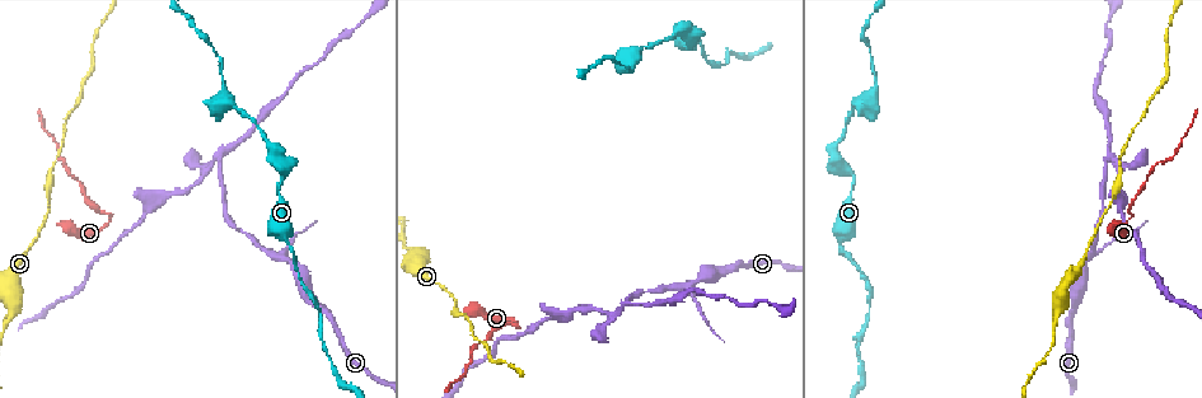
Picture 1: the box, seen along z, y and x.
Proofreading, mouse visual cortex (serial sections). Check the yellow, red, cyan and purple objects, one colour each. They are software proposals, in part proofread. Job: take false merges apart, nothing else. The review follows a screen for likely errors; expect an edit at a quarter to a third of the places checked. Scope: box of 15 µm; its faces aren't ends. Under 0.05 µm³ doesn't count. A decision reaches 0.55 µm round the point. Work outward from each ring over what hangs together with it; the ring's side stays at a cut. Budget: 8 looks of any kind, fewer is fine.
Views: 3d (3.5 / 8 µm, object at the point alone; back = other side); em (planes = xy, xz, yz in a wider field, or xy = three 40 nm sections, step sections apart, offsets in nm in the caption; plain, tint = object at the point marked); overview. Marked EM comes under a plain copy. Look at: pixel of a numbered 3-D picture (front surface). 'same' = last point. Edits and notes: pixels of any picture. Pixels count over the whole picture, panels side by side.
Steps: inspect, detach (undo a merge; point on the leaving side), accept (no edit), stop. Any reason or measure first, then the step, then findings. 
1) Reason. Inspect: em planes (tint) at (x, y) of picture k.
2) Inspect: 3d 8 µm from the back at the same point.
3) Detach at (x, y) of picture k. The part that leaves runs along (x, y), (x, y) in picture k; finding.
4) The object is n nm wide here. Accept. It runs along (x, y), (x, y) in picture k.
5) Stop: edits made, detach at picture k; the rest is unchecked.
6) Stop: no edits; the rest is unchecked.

Abrupt turn. Inspect: 3d 3.5 µm at (626, 302) of picture 1.

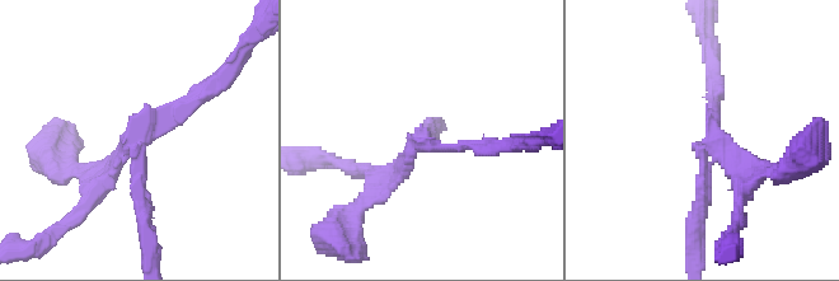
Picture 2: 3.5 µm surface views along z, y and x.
4 arms meet here; the arms are 150, 150, 200, 200 nm wide. Inspect: em xy step 2 (tint) at (422, 139) of picture 2.

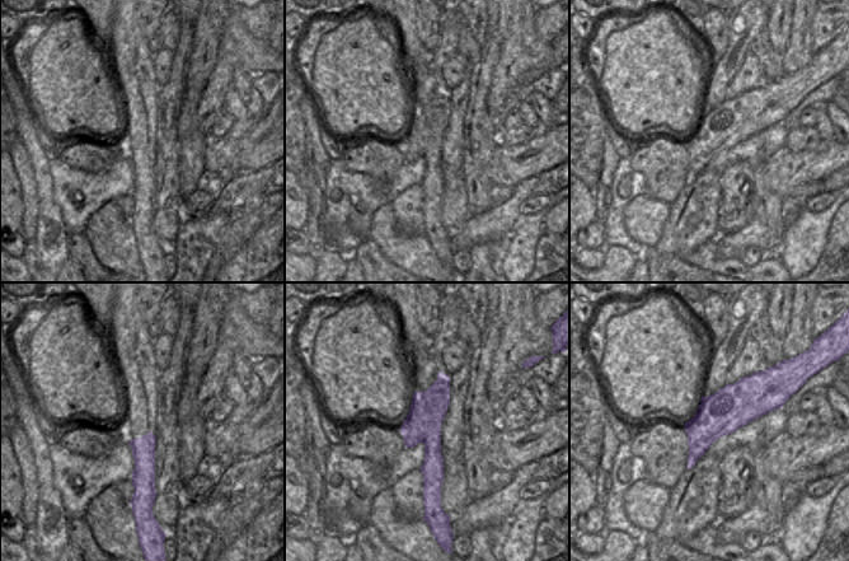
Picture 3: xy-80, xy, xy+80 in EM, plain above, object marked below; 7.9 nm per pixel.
The object is 280 nm wide here. Detach at (737, 167) of picture 2. The part that leaves runs along (709, 143), (736, 150), (739, 224) in picture 2; two cells meet here.

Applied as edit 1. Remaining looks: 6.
Inspect: overview.

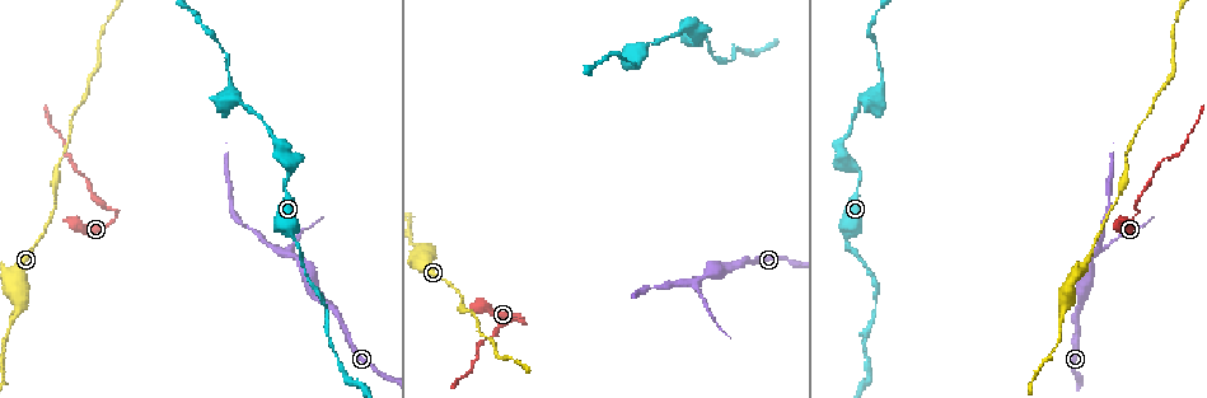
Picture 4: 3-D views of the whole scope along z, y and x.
Calibre changes. Inspect: 3d 3.5 µm at (229, 76) of picture 4.

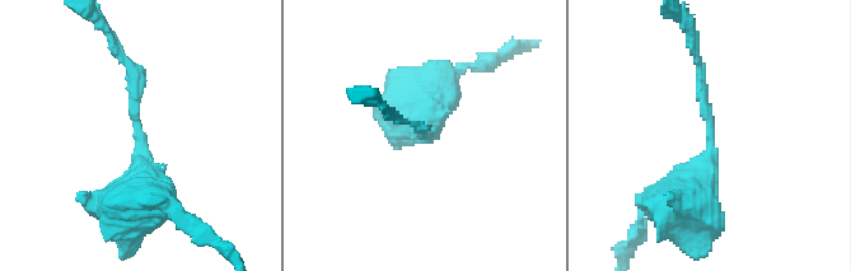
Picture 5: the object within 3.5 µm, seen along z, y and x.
Inspect: em xy step 2 (tint) at (425, 136) of picture 5.

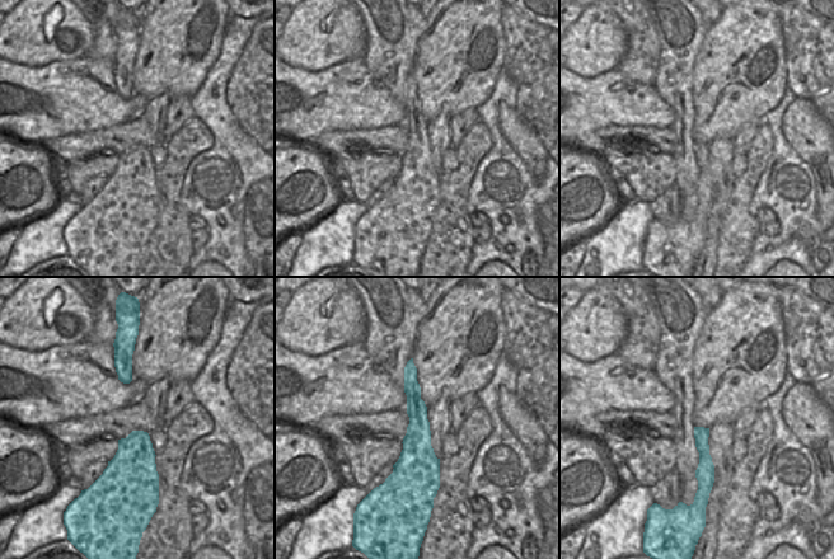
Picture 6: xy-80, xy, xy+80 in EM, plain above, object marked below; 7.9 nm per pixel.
The object is 240 nm wide here. Accept. It runs along (410, 365), (417, 466), (407, 485) in picture 6; one cell here.

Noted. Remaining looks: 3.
Abrupt turn. Inspect: 3d 3.5 µm at (525, 322) of picture 4.

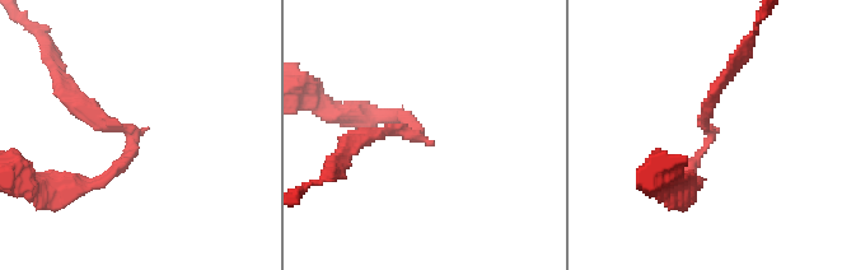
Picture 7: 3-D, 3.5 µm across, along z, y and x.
The arms are 150, 150 nm wide. Inspect: em xy step 5 (tint) at (418, 134) of picture 7.

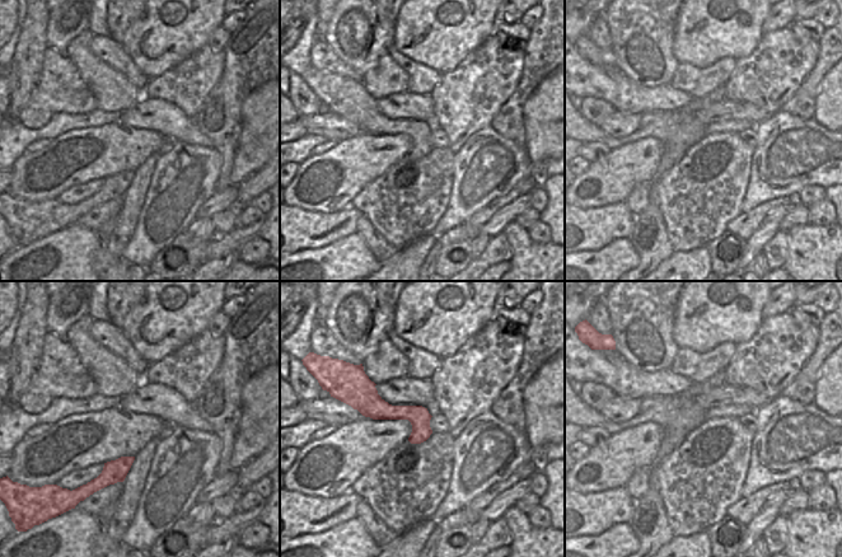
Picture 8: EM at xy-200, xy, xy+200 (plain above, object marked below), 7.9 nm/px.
Accept. It runs along (70, 189), (110, 173), (132, 138), (66, 92) in picture 7; one cell here.

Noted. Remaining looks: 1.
Stop: edits made, detach at picture 2; the rest is unchecked.

